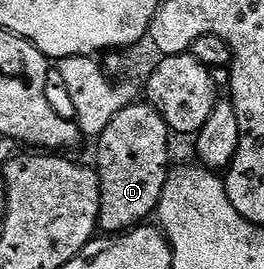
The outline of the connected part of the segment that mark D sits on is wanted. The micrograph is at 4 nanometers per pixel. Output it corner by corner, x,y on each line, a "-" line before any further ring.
147,101
129,104
121,113
117,113
117,117
113,117
113,121
109,121
105,133
98,135
99,221
97,227
100,232
118,235
131,230
132,227
146,224
150,220
147,218
150,215
152,218
158,212
161,193
165,189
165,181
173,166
171,139
173,140
173,132
163,119
163,115

